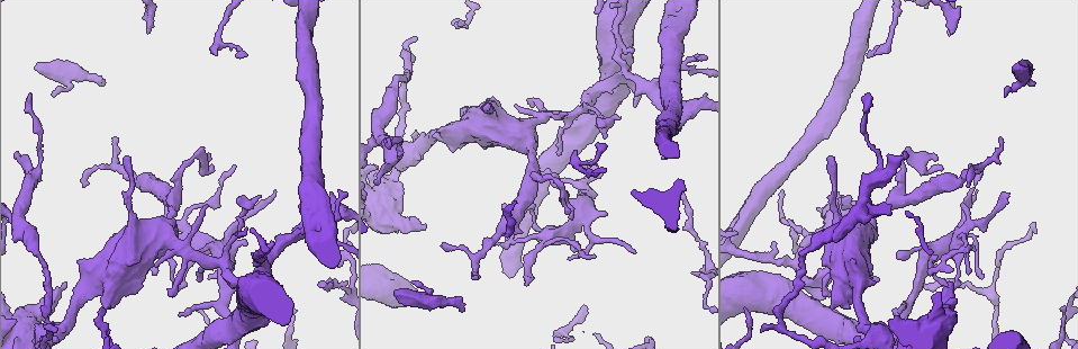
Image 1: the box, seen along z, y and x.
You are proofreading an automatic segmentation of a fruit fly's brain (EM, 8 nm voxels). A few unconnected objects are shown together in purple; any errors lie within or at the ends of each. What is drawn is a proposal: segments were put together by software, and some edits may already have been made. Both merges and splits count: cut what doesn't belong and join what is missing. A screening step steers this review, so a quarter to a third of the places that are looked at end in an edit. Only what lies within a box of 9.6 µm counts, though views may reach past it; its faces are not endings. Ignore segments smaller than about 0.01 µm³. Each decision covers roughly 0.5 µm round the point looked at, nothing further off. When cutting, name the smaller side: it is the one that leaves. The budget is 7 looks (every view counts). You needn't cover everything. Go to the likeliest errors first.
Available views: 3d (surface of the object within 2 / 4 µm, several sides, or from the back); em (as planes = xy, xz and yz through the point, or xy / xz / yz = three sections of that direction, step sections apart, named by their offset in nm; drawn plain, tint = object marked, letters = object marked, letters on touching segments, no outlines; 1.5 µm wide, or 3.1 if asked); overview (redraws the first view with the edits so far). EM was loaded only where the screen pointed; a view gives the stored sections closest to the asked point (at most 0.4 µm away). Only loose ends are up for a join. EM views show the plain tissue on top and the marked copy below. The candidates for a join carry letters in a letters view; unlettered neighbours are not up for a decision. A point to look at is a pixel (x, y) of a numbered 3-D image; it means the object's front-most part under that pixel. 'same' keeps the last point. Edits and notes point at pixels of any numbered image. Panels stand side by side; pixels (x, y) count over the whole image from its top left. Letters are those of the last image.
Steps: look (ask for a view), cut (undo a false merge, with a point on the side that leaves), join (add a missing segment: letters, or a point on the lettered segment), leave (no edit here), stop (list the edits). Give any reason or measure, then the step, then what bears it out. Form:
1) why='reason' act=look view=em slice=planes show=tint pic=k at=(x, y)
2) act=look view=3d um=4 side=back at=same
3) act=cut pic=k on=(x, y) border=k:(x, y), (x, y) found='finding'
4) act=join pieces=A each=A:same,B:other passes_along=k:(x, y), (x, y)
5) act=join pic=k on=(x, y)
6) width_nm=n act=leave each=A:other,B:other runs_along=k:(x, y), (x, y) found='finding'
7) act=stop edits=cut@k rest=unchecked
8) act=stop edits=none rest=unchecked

why='free end' act=look view=3d um=2 side=back pic=1 at=(949, 36)

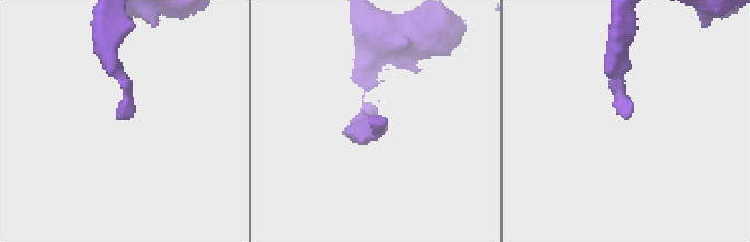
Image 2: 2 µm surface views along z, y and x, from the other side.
why='now the EM' act=look view=em slice=planes show=letters pic=2 at=(628, 111)

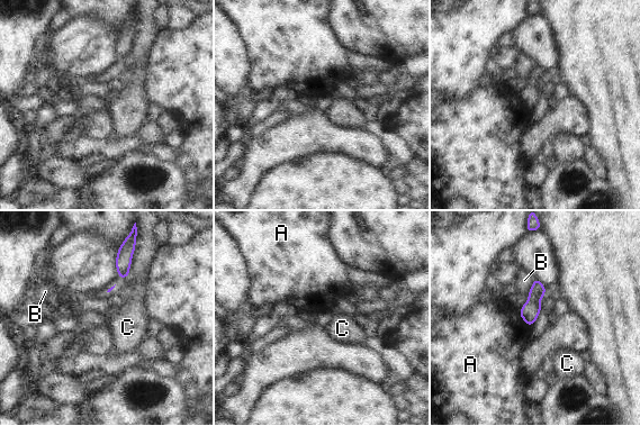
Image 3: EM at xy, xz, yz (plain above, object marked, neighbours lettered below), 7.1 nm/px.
width_nm=140 act=leave each=A:other,B:other,C:other border=3:(519, 315), (529, 327) found='none of them fits'

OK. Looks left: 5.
why='thick end' act=look view=em slice=xz step=8 show=tint pic=1 at=(461, 311)

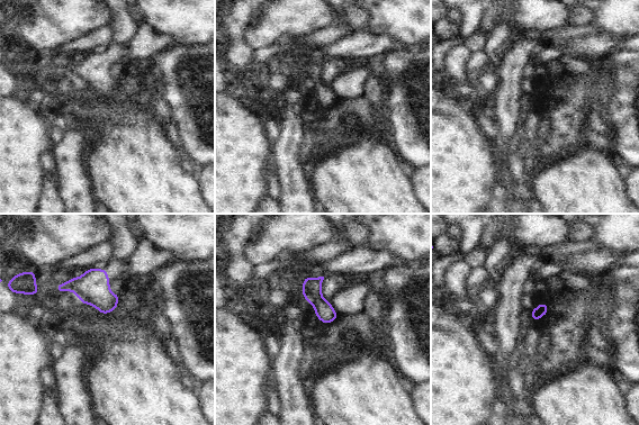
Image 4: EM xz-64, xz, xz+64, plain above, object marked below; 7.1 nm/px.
why='cut it another way' act=look view=em slice=planes show=letters at=same

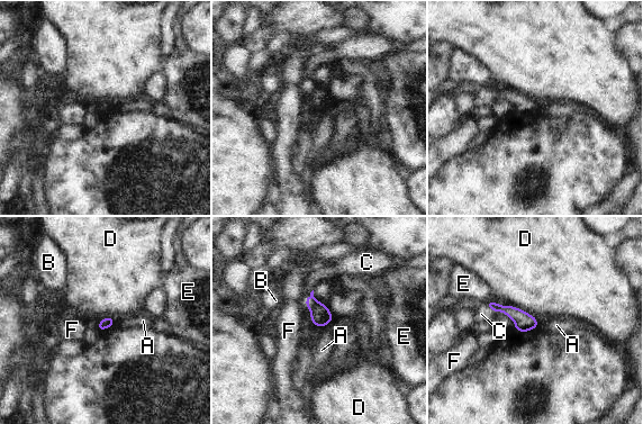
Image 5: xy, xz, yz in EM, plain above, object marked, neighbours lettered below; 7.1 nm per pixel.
act=join pieces=C each=A:other,B:other,C:same,D:other,E:other,F:other passes_along=5:(522, 319), (489, 308), (481, 314) found='it goes on there'

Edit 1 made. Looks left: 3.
act=look view=overview

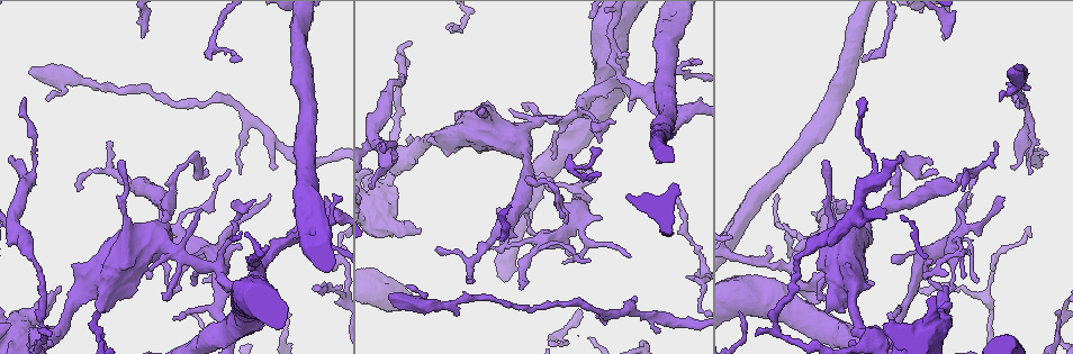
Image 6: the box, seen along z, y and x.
why='tapers out' act=look view=3d um=2 pic=6 at=(408, 42)

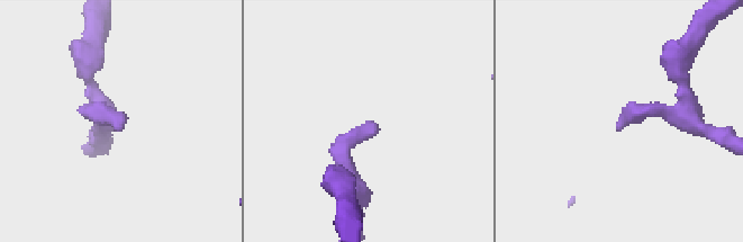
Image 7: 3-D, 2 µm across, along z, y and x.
act=look view=em slice=planes show=letters pic=7 at=(118, 129)

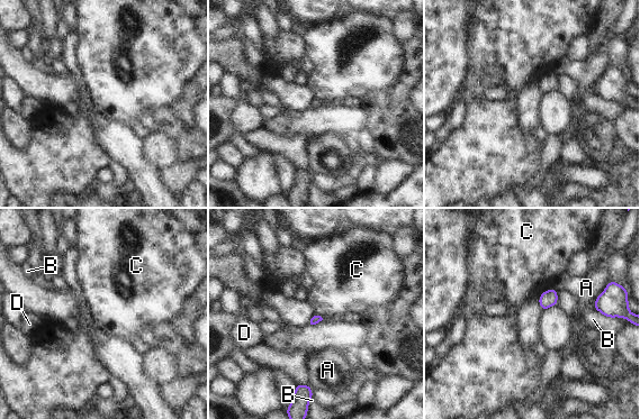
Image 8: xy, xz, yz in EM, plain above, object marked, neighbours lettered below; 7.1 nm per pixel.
act=leave each=A:other,B:other,C:other,D:other border=8:(555, 288), (549, 288), (538, 295) found='no lettered segment goes on from it'

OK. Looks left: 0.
act=stop edits=join@5 rest=unchecked

